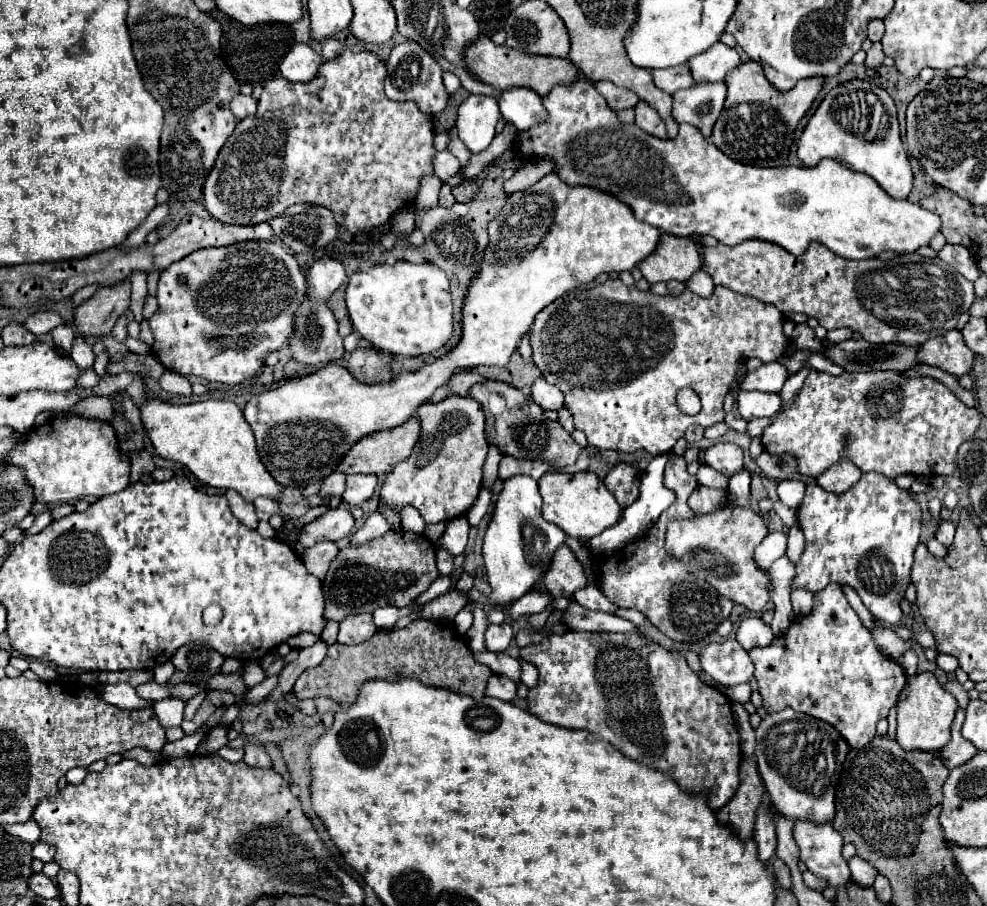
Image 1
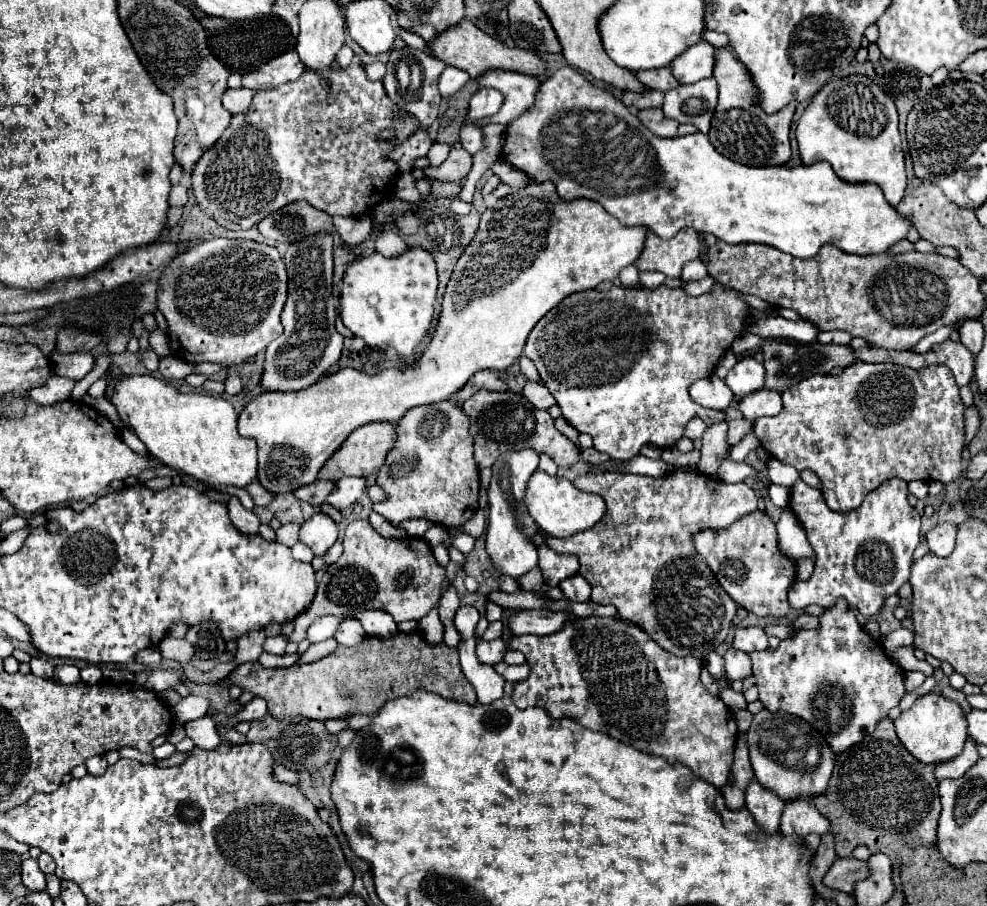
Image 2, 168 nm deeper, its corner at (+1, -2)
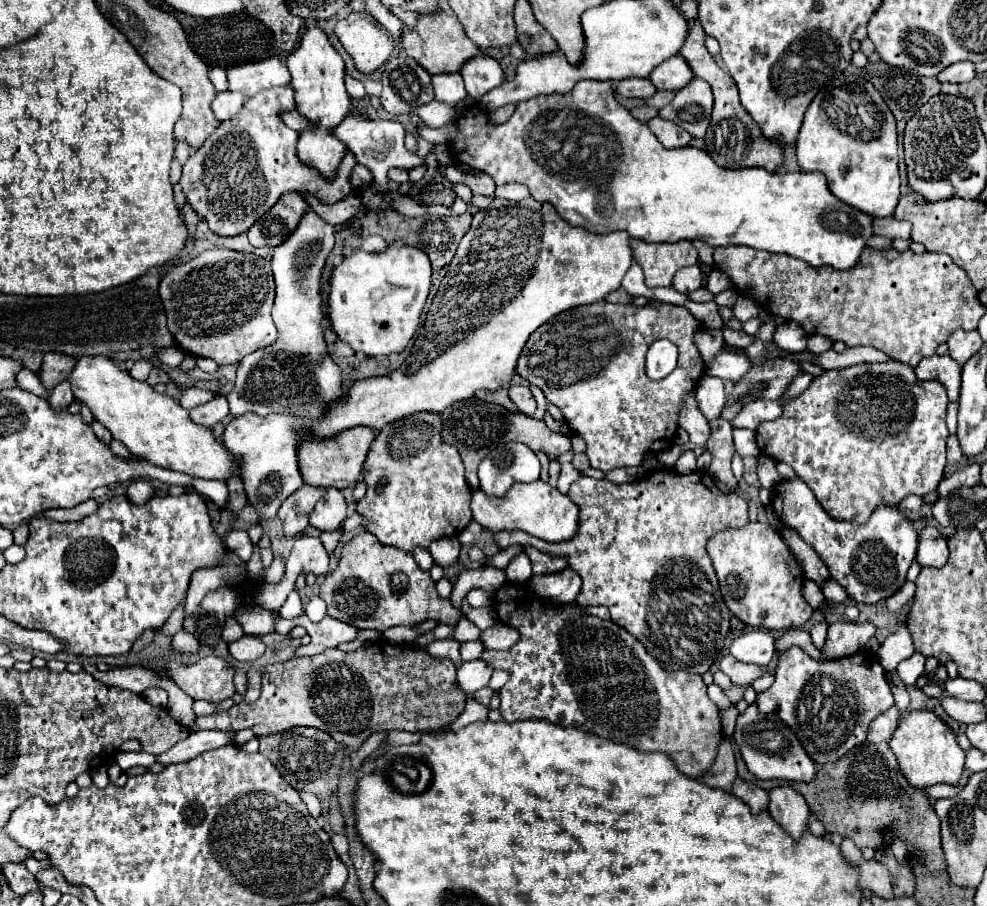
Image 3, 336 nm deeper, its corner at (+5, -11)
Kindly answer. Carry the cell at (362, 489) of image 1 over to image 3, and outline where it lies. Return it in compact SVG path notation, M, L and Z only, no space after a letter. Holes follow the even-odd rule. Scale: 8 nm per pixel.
M329 488L311 512L311 526L319 530L335 530L347 516L347 502L341 490Z

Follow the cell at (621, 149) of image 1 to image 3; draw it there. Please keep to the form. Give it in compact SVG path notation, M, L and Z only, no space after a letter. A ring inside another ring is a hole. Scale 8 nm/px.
M581 80L575 84L575 88L567 94L541 94L535 96L531 100L519 102L513 116L501 124L501 126L493 126L487 118L487 114L483 114L483 110L473 108L469 110L465 116L461 116L457 120L457 126L461 128L461 132L457 134L457 138L451 142L453 146L453 156L461 154L459 162L487 172L491 174L491 178L497 184L503 182L519 182L529 186L531 196L539 202L549 202L555 206L555 210L559 212L559 216L563 220L567 220L573 226L583 226L591 232L615 232L615 230L625 230L629 232L631 238L639 238L645 242L677 242L677 240L703 240L711 246L731 246L731 244L743 244L743 246L751 246L755 250L767 250L767 252L777 252L777 254L787 254L799 260L805 260L811 266L833 266L837 270L847 270L859 264L861 252L867 248L867 240L873 236L873 216L859 212L857 208L841 202L839 198L835 198L827 186L827 180L823 178L823 174L819 172L791 172L791 174L771 174L763 168L743 168L743 170L725 170L721 166L717 166L709 154L705 154L705 150L693 148L693 146L685 146L685 148L673 148L667 150L663 148L655 134L651 134L651 130L647 128L647 124L637 122L623 106L617 104L617 100L613 98L613 88L611 82L605 80Z

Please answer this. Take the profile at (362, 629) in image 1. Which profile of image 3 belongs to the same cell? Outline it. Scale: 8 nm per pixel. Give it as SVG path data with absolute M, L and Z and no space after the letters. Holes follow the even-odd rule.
M279 616L275 619L275 632L278 634L286 634L297 625L303 626L305 630L309 630L311 636L311 644L309 646L299 646L293 658L313 658L315 654L327 650L327 648L337 648L343 642L353 642L357 638L357 628L349 626L341 620L333 620L329 616L325 616L321 622L313 624L307 616L301 616L292 620L285 620Z

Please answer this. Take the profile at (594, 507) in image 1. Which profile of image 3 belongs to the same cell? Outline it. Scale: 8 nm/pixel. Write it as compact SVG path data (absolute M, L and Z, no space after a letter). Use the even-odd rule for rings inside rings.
M535 480L529 484L517 482L515 486L511 486L505 498L487 498L481 490L473 490L471 510L473 510L473 520L477 520L483 528L491 532L523 530L535 538L555 542L555 544L573 538L579 530L579 506L543 480Z

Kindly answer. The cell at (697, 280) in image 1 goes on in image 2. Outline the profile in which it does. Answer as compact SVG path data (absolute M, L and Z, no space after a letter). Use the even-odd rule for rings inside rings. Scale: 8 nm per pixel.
M695 259L695 261L689 261L687 265L683 265L683 273L681 273L681 279L683 281L699 281L707 275L707 267L703 265L701 259Z

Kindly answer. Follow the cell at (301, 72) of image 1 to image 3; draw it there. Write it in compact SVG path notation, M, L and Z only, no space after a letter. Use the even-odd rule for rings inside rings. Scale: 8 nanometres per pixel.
M273 56L267 60L229 68L227 80L229 80L229 90L241 92L243 96L249 98L269 88L287 86L291 82L291 74L287 70L287 64L281 58Z

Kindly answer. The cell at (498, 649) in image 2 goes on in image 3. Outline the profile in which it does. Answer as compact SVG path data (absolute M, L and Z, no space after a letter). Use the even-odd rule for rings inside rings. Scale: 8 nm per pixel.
M471 660L471 662L463 662L461 668L457 670L457 682L465 694L473 694L479 688L485 688L489 684L491 674L493 668L487 662Z

